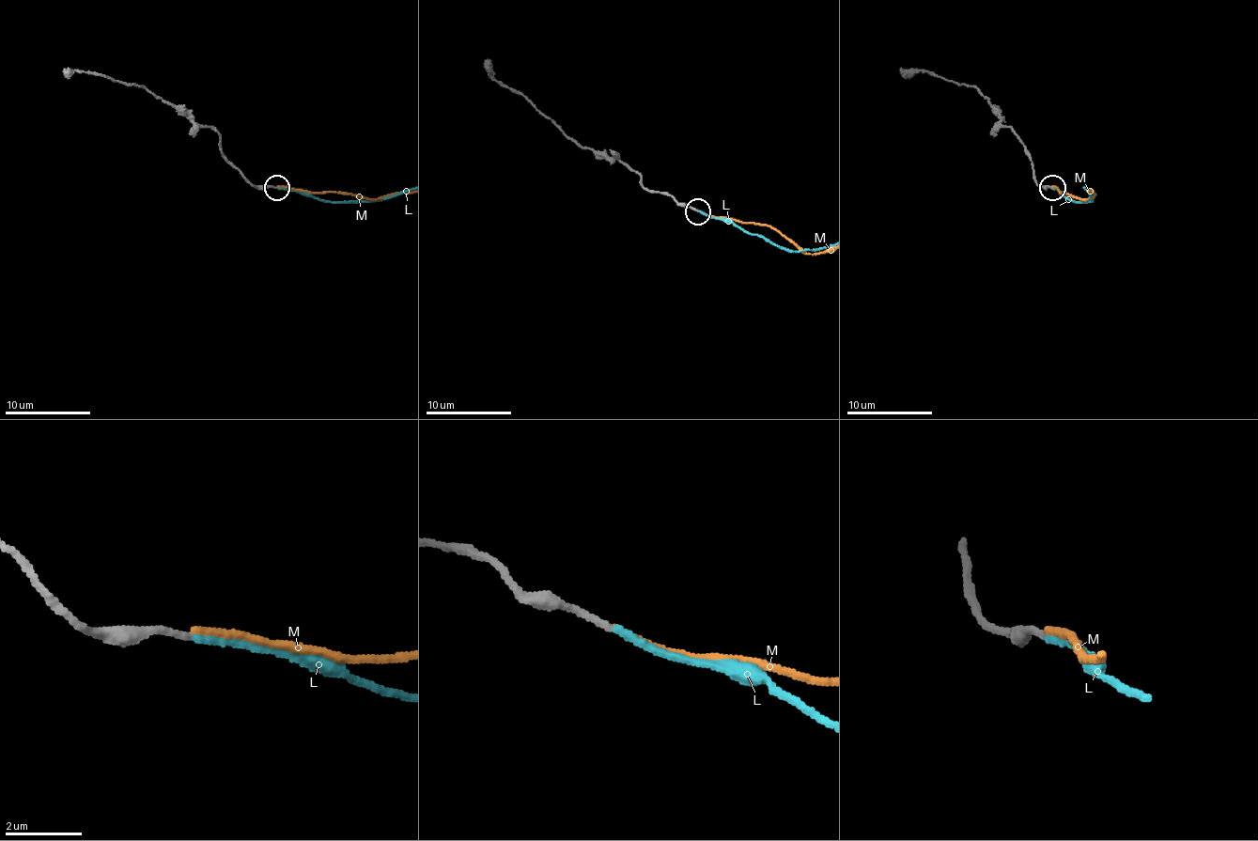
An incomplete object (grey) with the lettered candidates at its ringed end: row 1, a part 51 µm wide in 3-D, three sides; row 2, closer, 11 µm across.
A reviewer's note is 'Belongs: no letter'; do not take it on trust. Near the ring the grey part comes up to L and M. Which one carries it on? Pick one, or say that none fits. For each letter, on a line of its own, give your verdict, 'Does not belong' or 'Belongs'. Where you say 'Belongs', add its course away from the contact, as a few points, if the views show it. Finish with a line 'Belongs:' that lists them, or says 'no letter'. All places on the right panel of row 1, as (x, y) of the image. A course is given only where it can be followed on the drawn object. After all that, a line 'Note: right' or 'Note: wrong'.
L: Belongs
M: Does not belong
Belongs: L
Note: wrong

